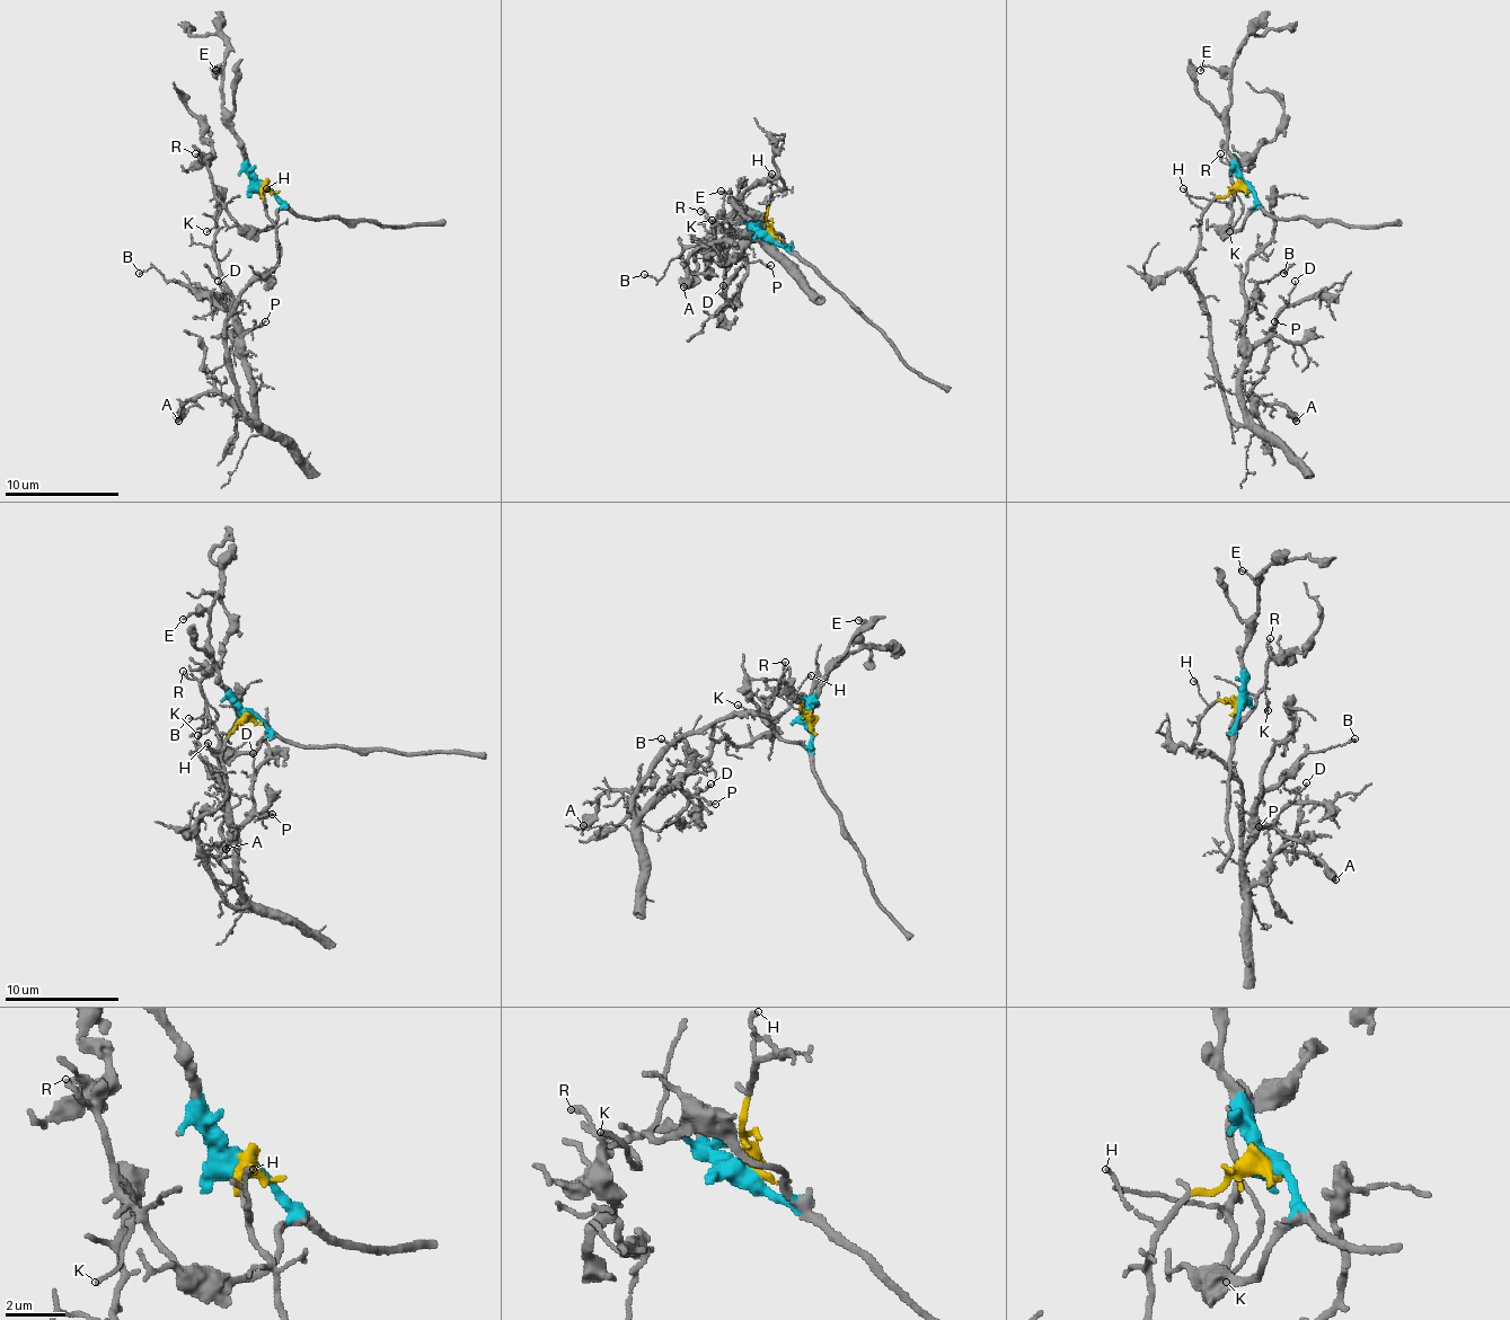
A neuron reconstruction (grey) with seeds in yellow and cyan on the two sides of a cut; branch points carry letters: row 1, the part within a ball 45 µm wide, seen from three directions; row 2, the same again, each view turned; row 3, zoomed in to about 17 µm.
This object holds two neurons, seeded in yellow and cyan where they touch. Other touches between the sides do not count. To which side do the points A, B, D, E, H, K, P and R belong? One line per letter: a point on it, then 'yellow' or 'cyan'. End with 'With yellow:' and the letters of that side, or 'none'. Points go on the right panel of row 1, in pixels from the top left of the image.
A: at (1296, 421); yellow
B: at (1283, 273); yellow
D: at (1295, 281); yellow
E: at (1200, 70); cyan
H: at (1183, 188); yellow
K: at (1229, 231); cyan
P: at (1274, 321); yellow
R: at (1220, 153); cyan
With yellow: A, B, D, H, P

